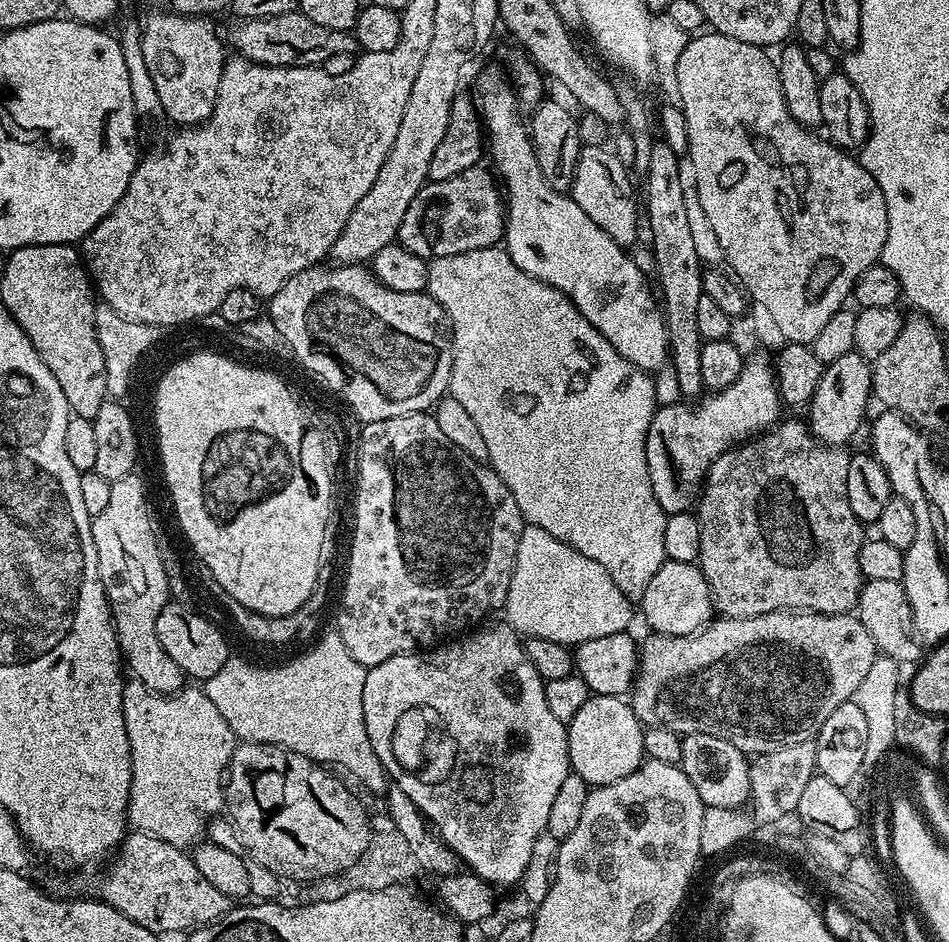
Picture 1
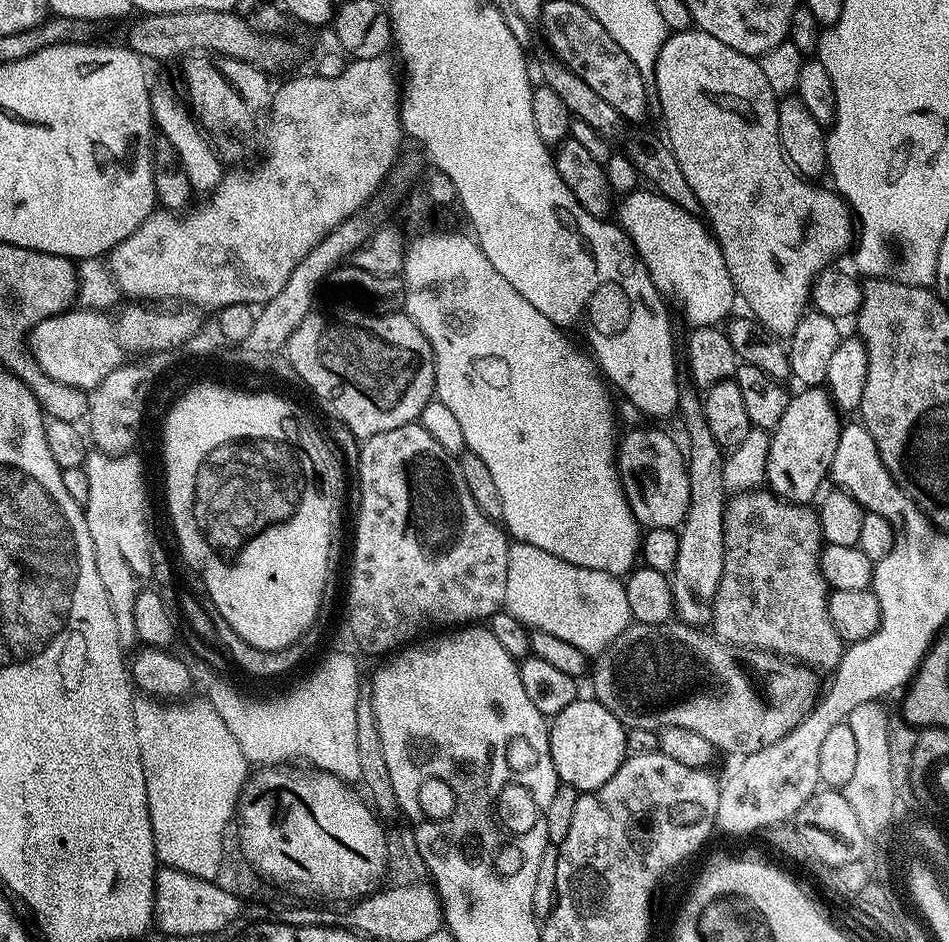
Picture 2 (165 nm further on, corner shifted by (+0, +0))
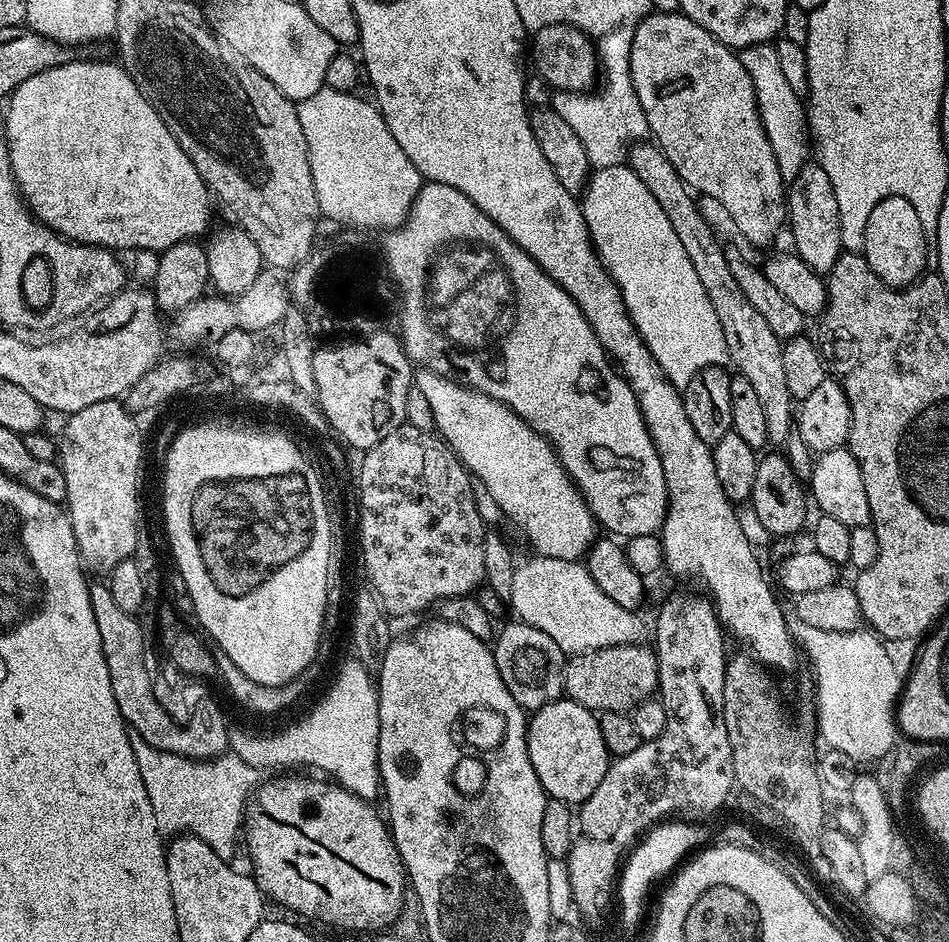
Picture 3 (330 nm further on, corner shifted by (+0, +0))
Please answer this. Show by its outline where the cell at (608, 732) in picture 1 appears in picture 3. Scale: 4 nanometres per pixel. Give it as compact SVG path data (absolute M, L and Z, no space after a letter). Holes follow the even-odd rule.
M567 698L555 700L531 713L528 753L545 793L564 800L569 806L583 804L594 790L598 790L598 782L602 782L610 763L604 729L597 713Z

